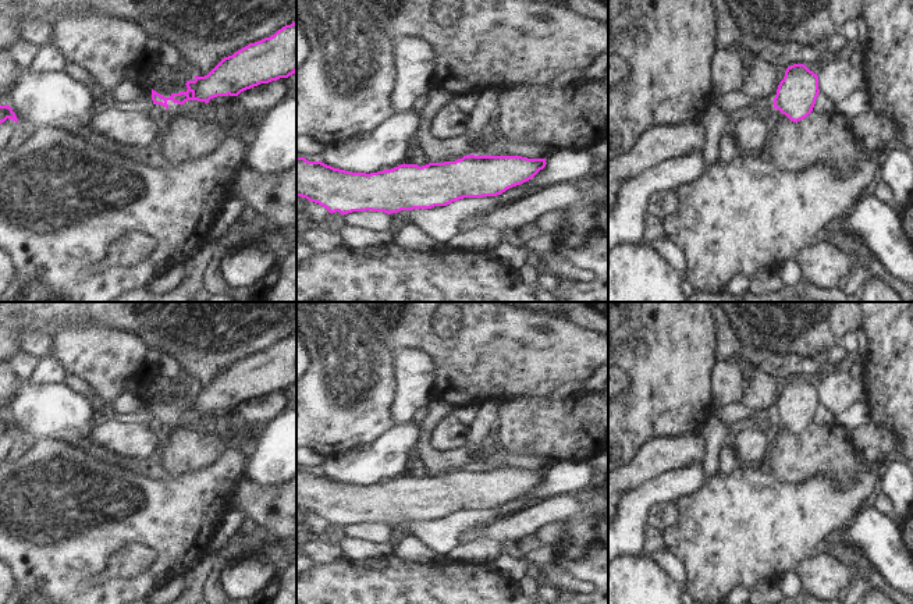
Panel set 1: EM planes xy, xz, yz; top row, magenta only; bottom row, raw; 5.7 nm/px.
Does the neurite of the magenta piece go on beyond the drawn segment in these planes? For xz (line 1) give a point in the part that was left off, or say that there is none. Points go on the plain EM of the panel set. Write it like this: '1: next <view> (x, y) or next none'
1: next none

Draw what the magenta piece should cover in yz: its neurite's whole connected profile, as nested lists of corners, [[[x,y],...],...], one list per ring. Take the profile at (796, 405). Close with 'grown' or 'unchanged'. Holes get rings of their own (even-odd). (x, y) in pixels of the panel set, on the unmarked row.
[[[793,376],[786,380],[774,409],[774,420],[797,434],[806,430],[816,416],[820,405],[818,388],[804,376]]] | unchanged

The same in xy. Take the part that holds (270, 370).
[[[296,333],[273,348],[249,355],[232,367],[224,369],[207,387],[186,392],[186,404],[164,409],[152,401],[152,412],[168,420],[167,413],[184,416],[188,412],[209,415],[217,408],[238,408],[241,404],[288,390],[296,384]]] | unchanged

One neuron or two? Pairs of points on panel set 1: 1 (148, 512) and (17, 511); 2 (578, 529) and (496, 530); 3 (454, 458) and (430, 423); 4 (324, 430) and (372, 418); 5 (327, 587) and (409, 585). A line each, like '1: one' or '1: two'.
1: one
2: two
3: one
4: one
5: one

